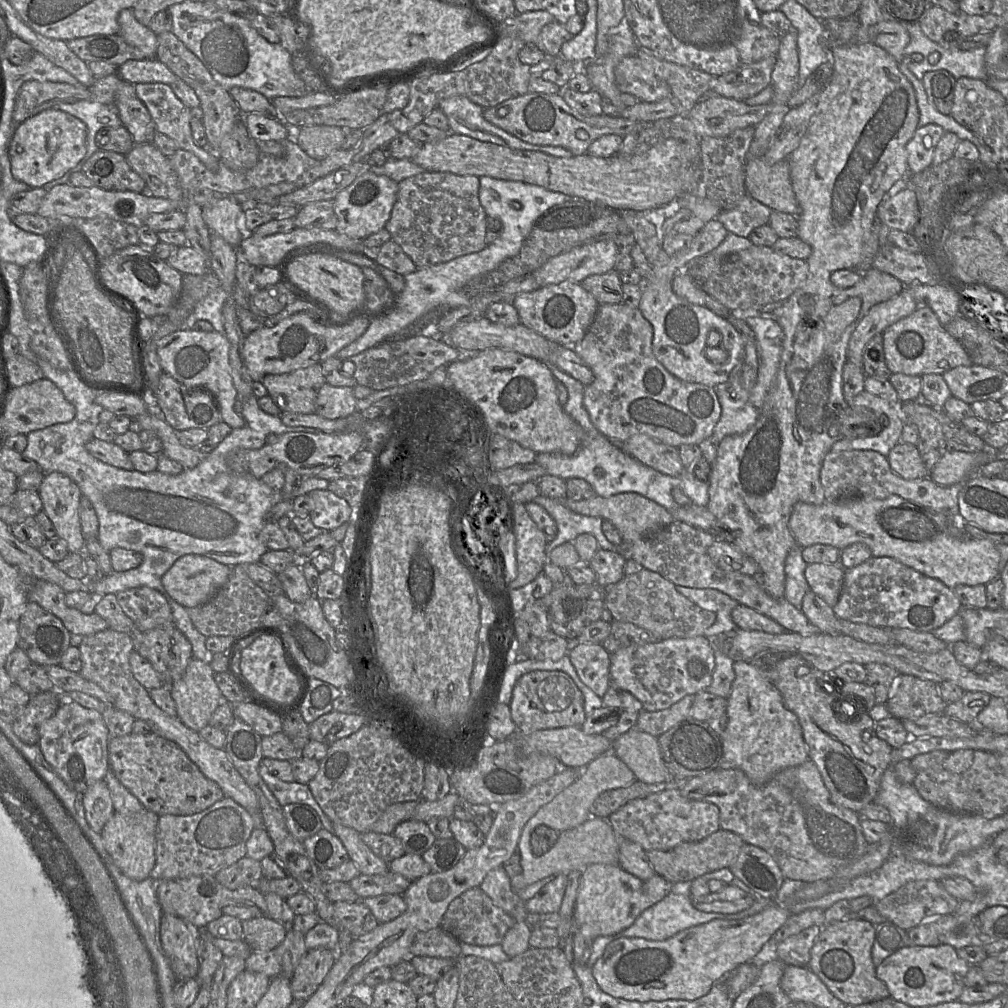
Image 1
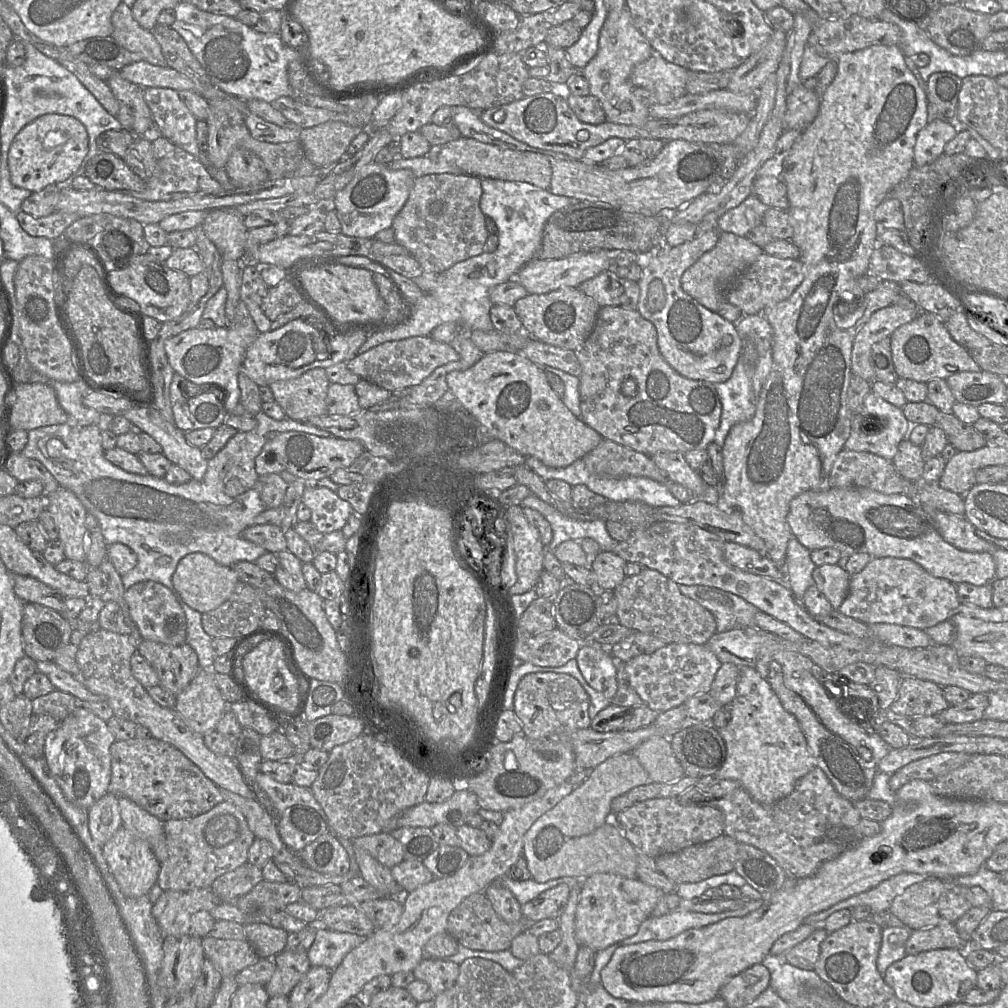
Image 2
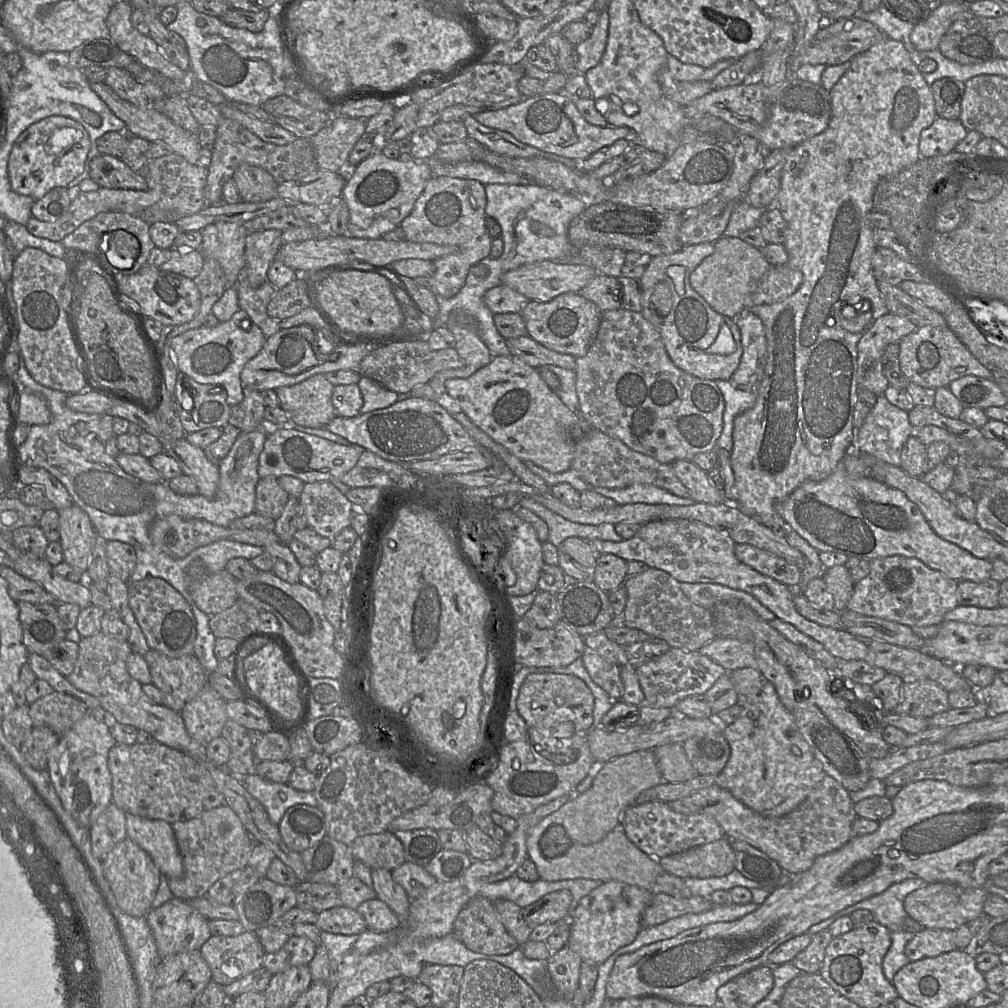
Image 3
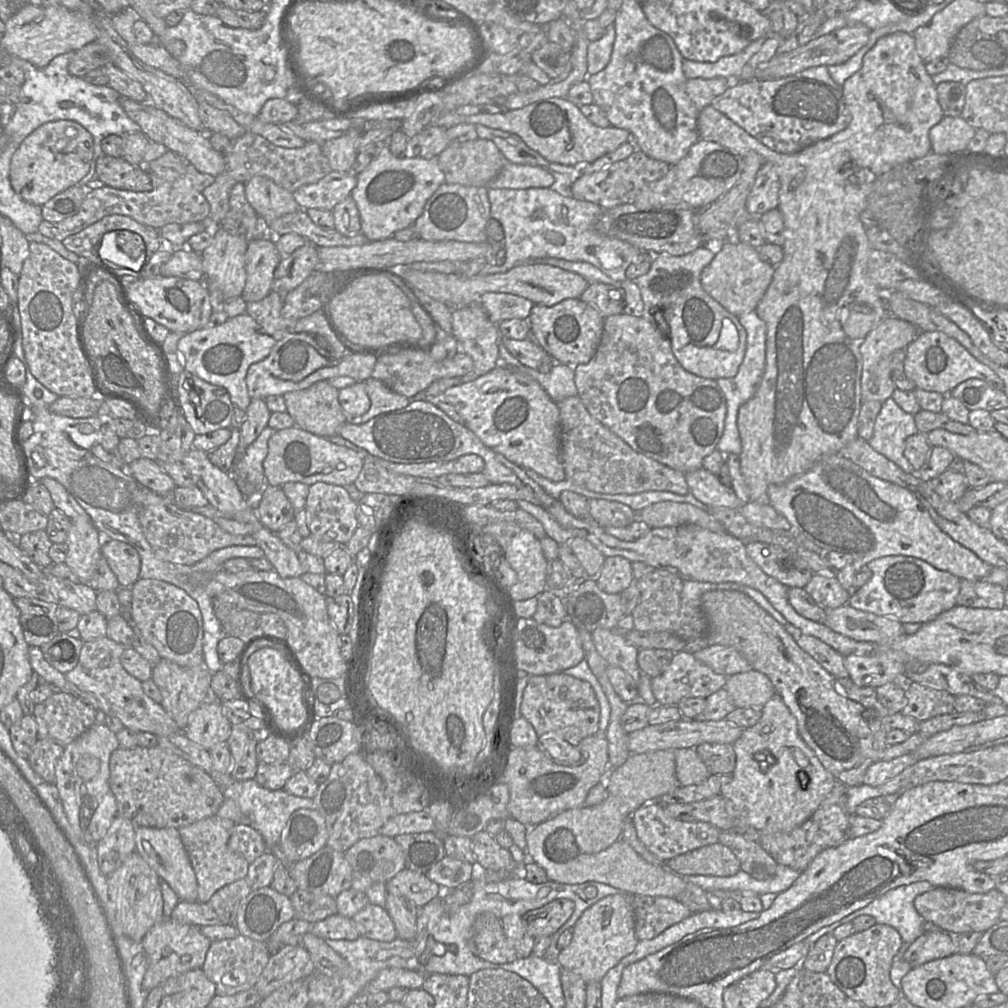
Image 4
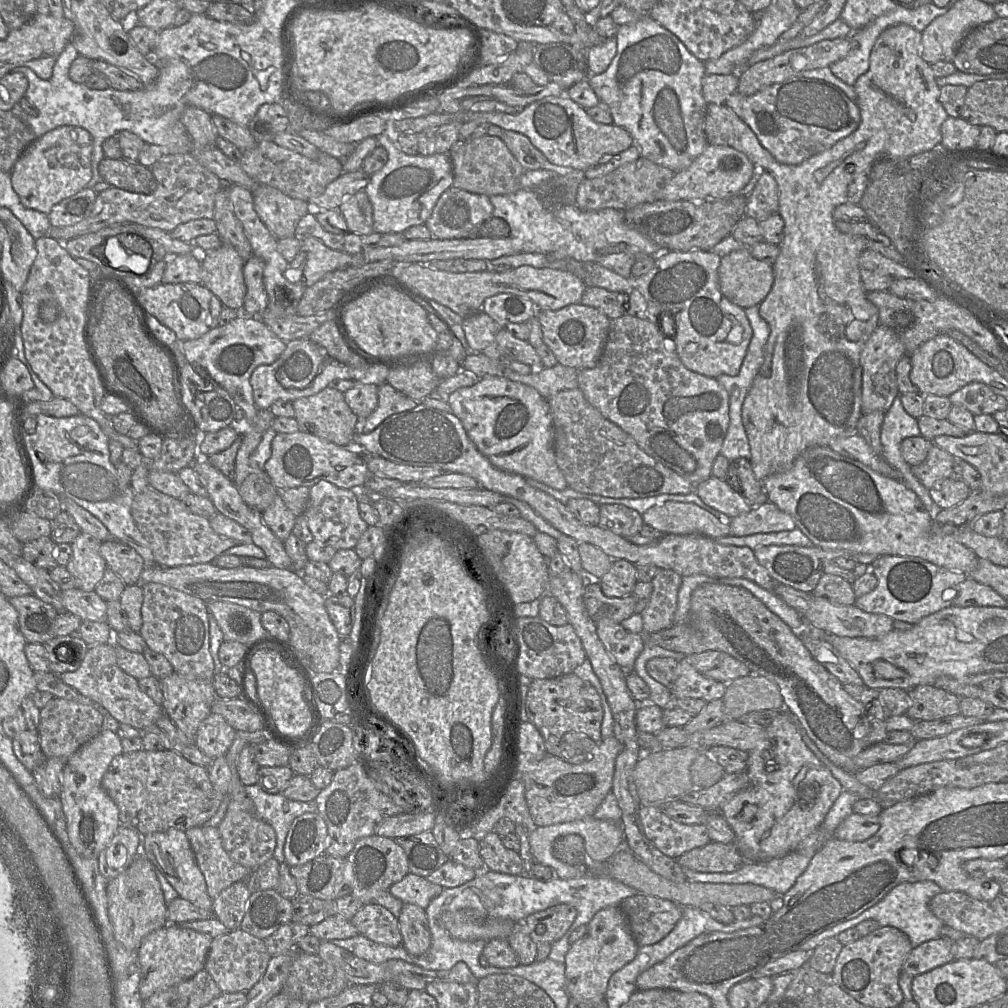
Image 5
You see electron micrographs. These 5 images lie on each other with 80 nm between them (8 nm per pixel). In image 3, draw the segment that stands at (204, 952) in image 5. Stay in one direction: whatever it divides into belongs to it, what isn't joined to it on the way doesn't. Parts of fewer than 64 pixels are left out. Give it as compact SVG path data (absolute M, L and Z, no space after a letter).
M173 897L159 907L152 907L146 915L155 939L158 959L181 952L199 950L210 938L209 920L202 916L189 901Z

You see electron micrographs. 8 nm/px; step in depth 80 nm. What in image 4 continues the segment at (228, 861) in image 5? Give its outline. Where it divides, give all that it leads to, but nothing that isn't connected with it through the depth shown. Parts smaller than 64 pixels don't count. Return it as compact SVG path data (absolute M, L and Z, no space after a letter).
M214 815L178 829L196 875L197 901L208 902L220 888L247 877L249 863L228 846L235 825L231 820Z

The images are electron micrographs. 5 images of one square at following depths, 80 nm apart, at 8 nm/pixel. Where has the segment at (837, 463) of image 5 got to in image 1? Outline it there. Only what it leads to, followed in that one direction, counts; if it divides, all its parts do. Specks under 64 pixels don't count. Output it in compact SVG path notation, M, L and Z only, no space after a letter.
M898 495L886 499L845 498L820 505L798 502L792 509L789 528L796 543L802 548L826 544L842 550L853 543L861 542L870 548L872 556L893 558L952 589L958 585L986 585L999 577L1000 554L995 543L967 535L957 517L912 503Z

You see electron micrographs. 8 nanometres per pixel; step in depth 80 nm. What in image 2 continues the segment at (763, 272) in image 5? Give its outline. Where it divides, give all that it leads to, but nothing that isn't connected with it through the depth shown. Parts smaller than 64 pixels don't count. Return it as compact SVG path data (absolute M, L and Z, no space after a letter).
M720 232L715 247L704 253L681 277L683 291L712 312L717 312L725 300L725 288L736 276L749 267L761 254L762 248L746 237Z

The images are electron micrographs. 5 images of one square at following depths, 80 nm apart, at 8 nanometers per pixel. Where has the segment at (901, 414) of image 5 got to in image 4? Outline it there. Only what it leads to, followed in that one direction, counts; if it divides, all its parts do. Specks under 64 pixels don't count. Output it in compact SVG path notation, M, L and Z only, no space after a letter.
M893 398L882 403L875 420L874 433L868 444L879 454L898 465L903 471L915 474L904 456L905 440L919 431L914 415L902 410Z

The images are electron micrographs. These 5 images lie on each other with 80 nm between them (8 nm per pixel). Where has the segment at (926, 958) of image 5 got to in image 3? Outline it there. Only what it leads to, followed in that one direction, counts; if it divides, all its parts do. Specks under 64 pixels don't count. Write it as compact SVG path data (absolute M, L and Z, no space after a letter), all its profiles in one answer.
M925 928L914 934L906 945L909 961L935 957L955 950L955 931L949 929Z

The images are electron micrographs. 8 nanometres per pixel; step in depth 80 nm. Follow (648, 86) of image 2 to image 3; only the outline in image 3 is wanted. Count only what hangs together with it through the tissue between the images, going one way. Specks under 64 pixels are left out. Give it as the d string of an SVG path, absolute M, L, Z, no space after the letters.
M669 55L665 67L658 72L658 81L663 94L670 100L684 107L692 101L711 92L713 90L711 80L735 62L736 59L728 58L716 62L711 67L705 68L695 64L683 63L677 58Z

